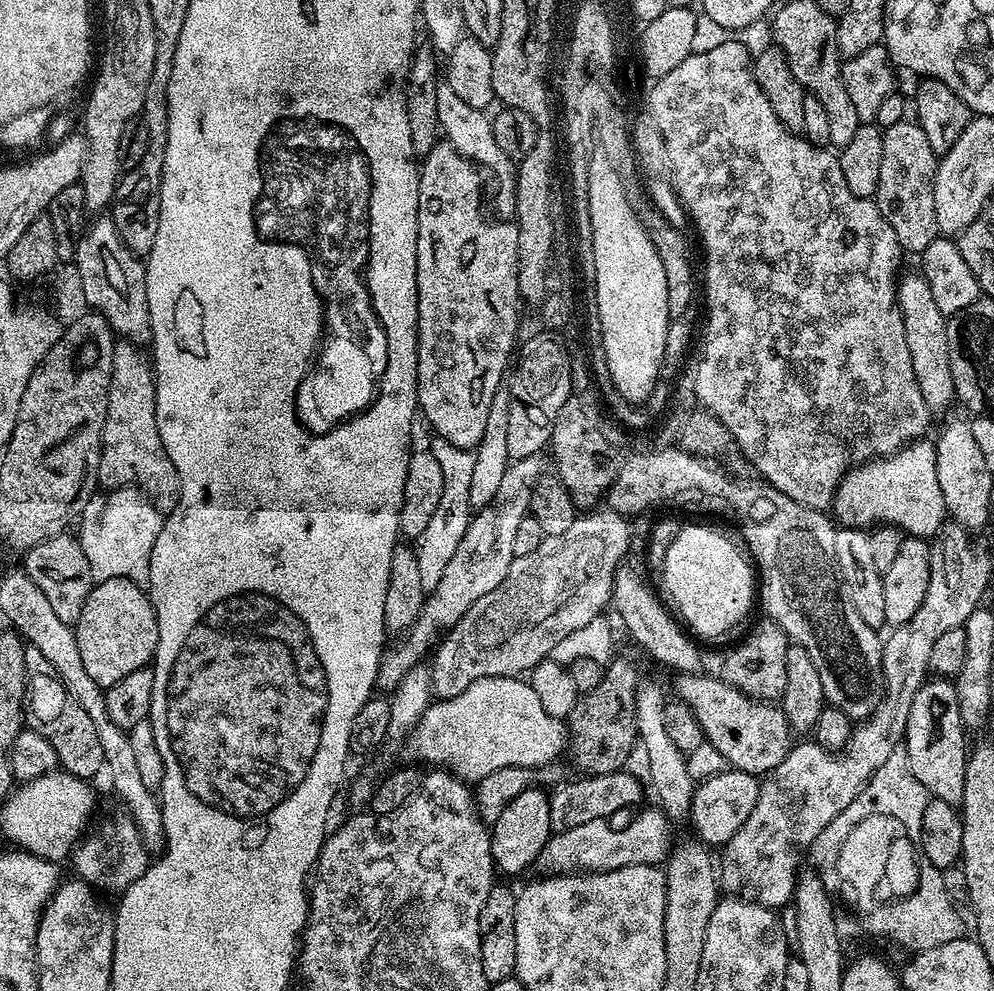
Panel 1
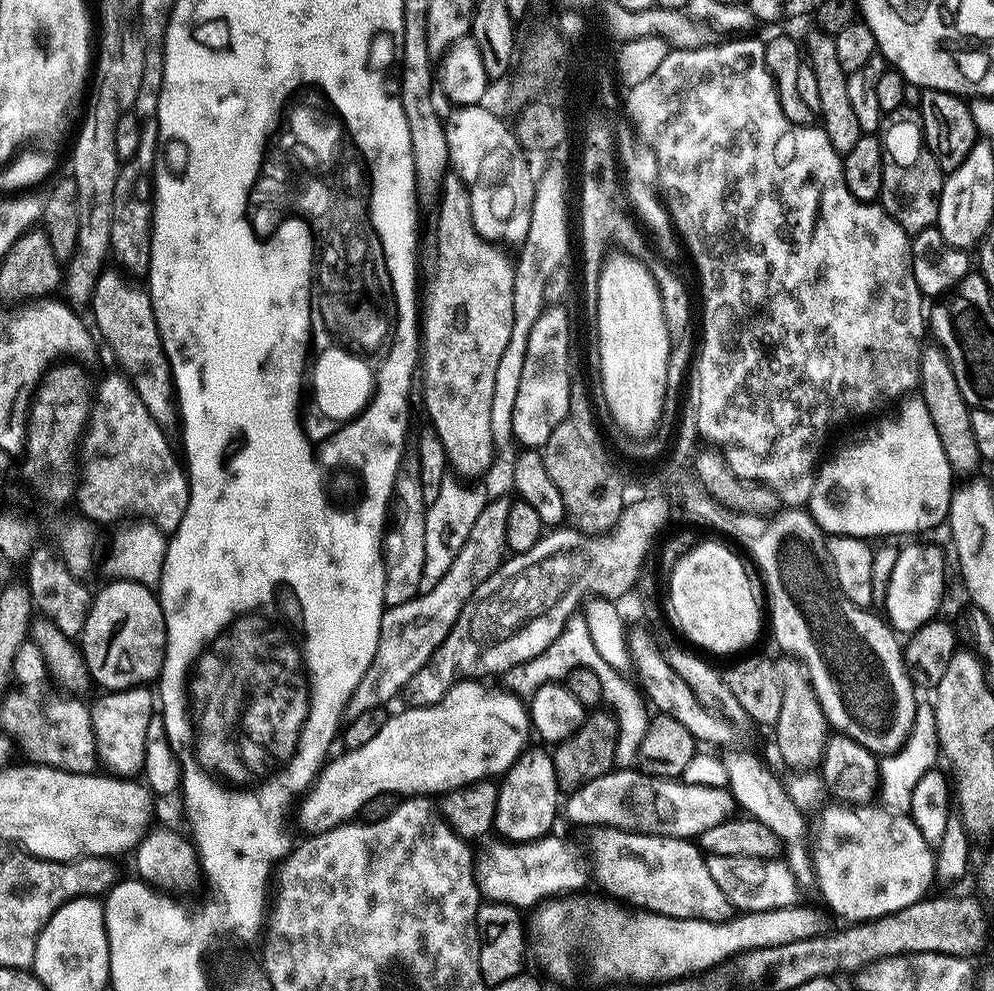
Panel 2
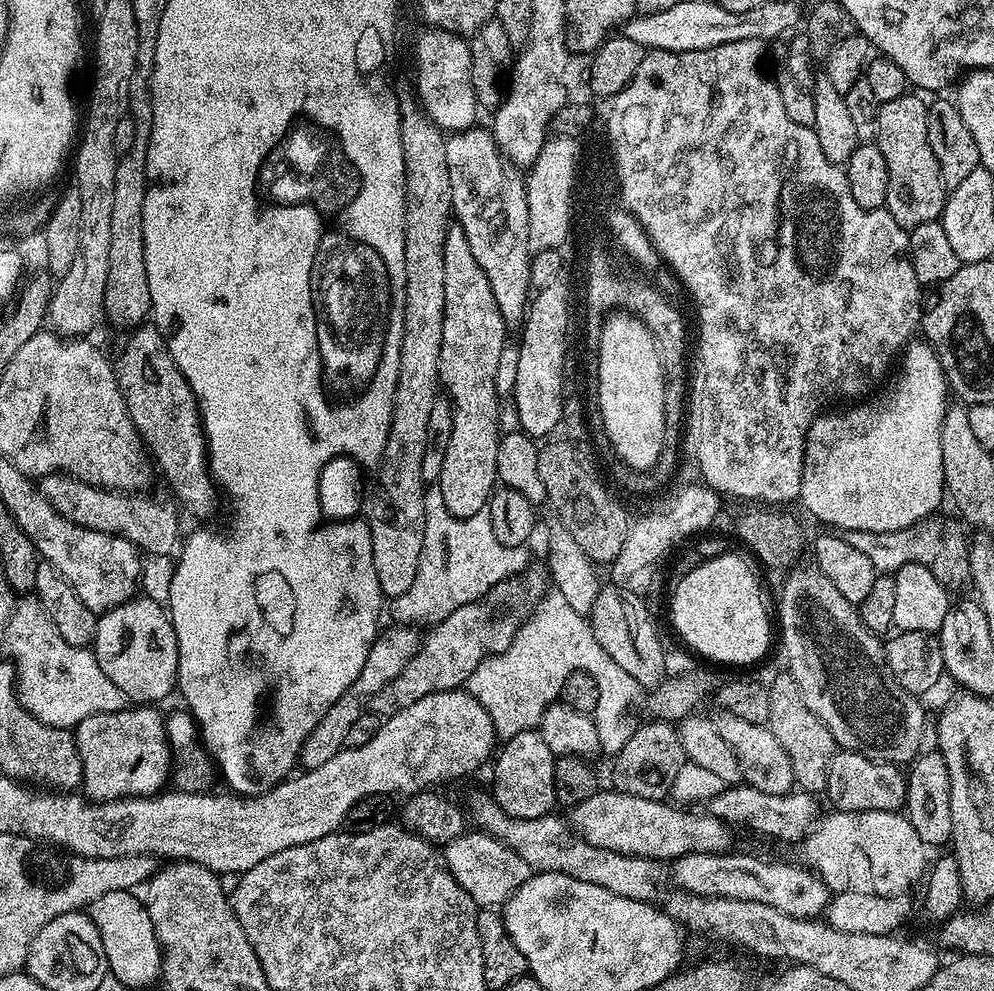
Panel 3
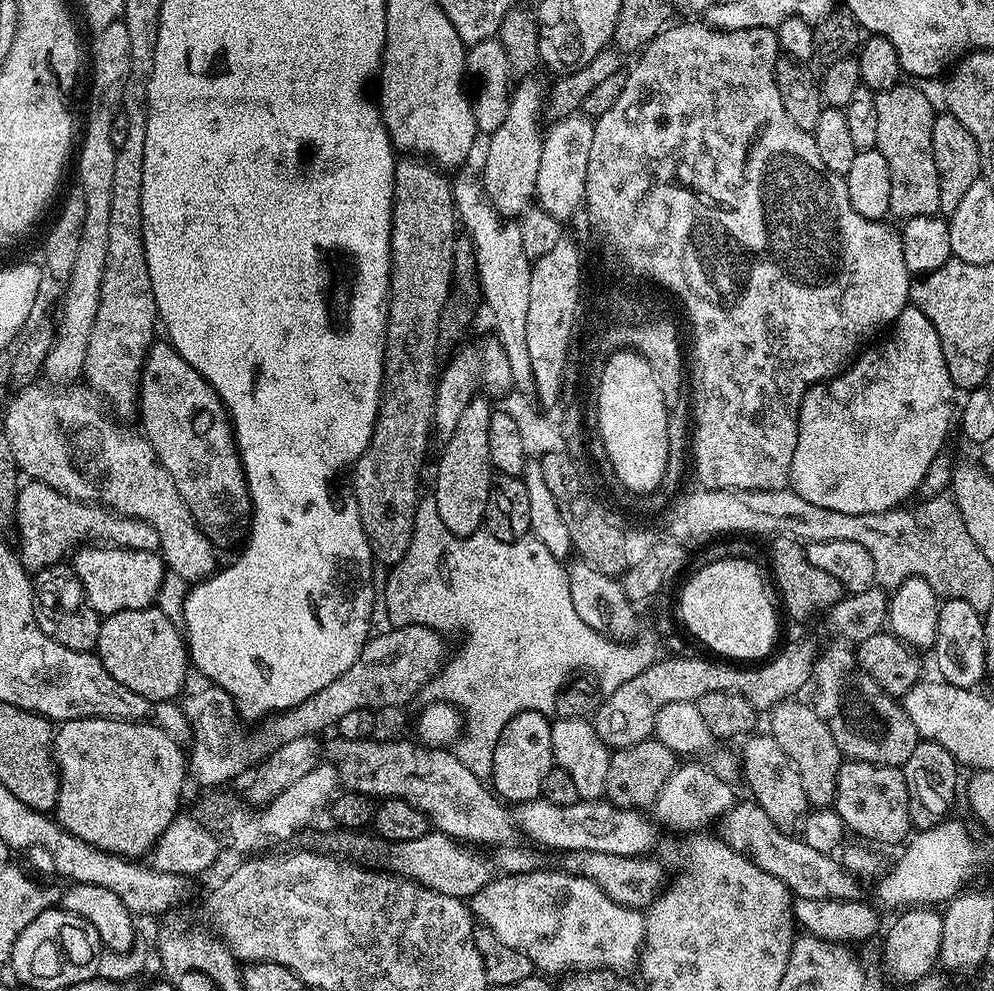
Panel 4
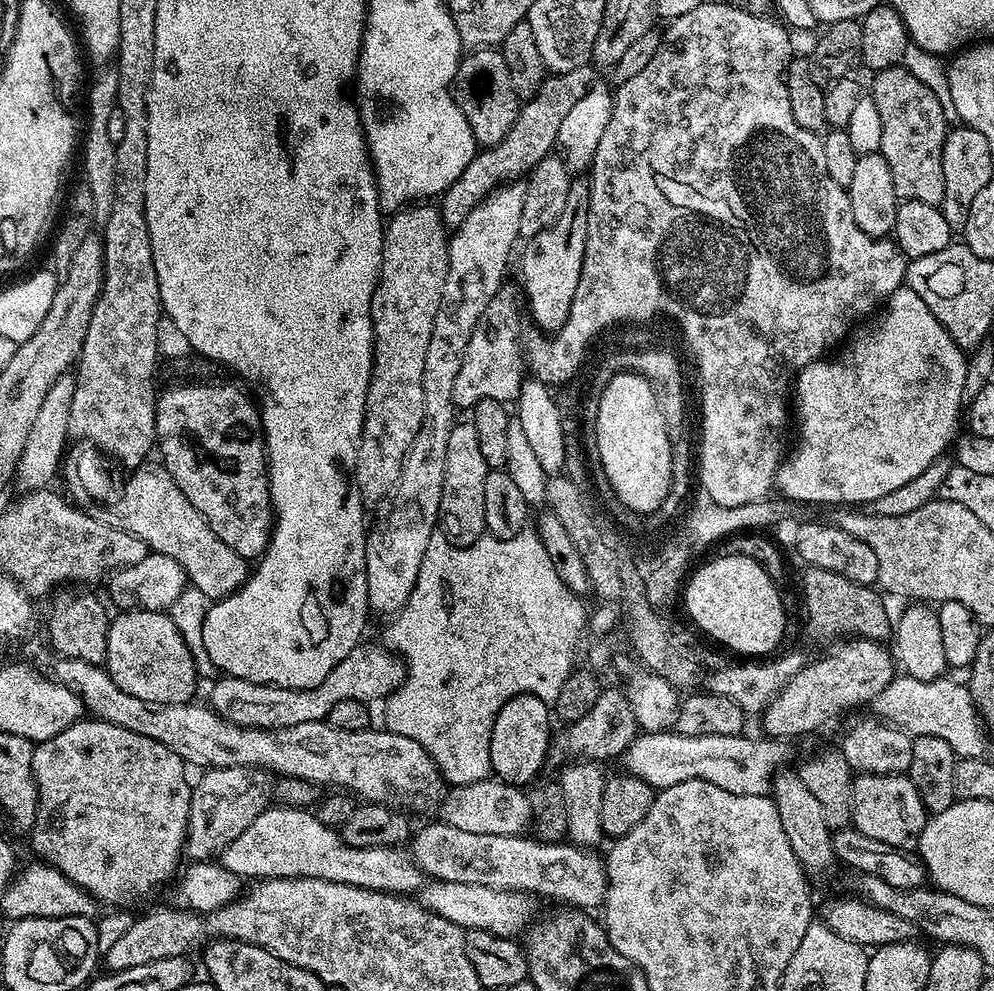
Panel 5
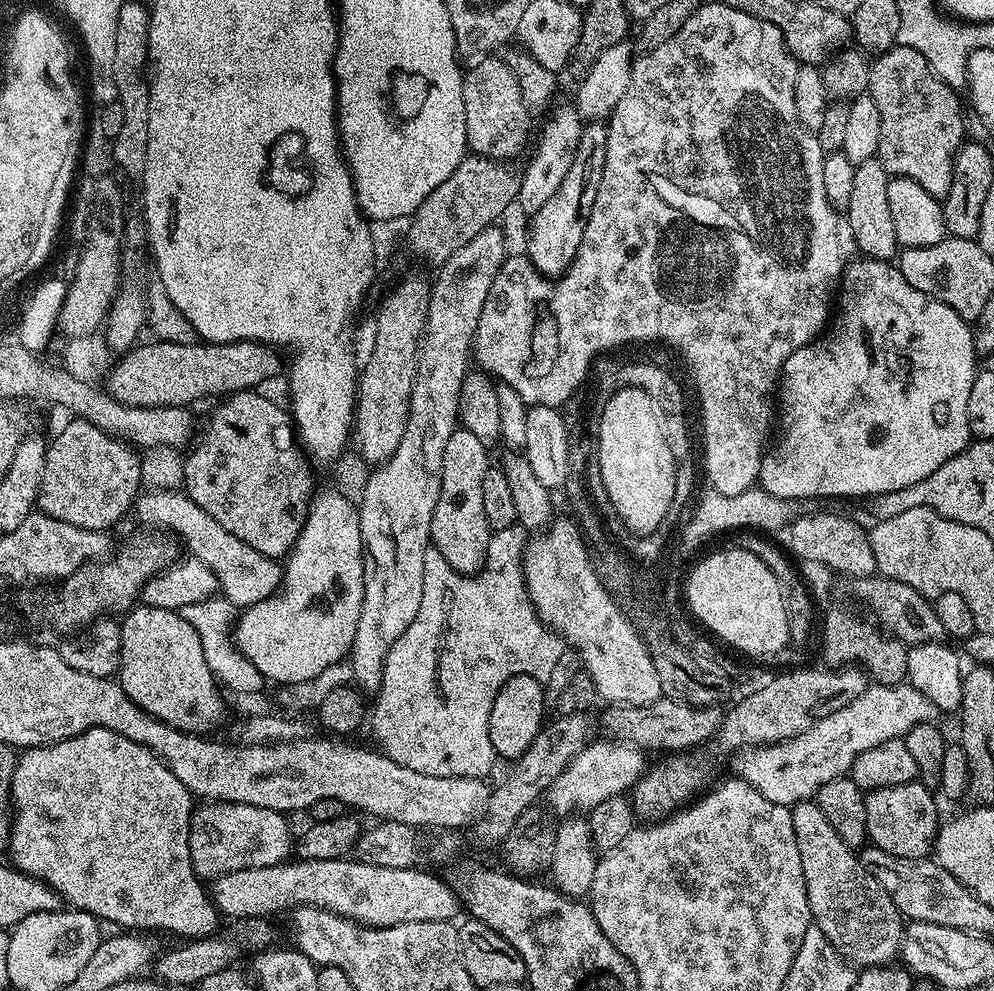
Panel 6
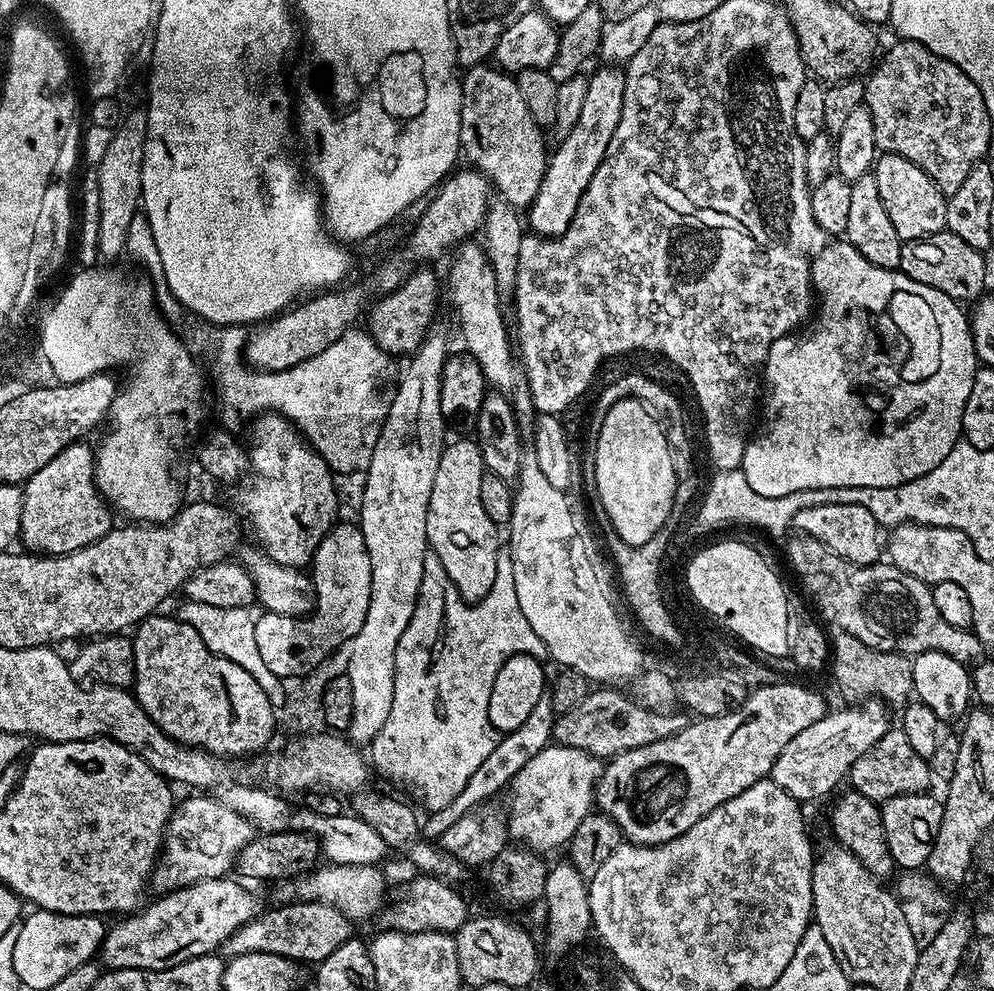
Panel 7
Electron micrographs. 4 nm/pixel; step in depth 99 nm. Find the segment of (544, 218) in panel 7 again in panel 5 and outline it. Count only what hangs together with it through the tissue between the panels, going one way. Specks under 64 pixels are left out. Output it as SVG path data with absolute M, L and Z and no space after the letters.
M584 178L573 179L570 194L566 194L566 206L562 214L542 234L527 237L524 253L520 256L520 276L524 279L524 292L528 295L528 306L532 310L532 320L539 331L555 334L566 322L570 314L570 302L574 302L574 290L578 290L578 278L582 274L582 258L586 250L586 230L588 229L588 207L590 206L590 186Z

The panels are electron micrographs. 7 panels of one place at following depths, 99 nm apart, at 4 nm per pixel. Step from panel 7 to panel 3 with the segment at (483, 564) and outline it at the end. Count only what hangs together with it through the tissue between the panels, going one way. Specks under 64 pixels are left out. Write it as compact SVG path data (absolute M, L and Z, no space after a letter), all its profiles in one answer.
M459 226L449 227L446 246L442 250L442 274L446 274L446 302L442 318L442 350L440 351L440 382L452 406L452 433L450 446L446 446L446 458L442 458L442 474L438 487L446 510L458 518L470 518L485 511L494 489L498 484L496 463L498 462L498 442L502 431L499 414L502 407L501 397L496 394L494 374L498 370L498 358L506 346L504 340L510 331L505 323L498 302L495 301L490 281L466 240L466 234Z

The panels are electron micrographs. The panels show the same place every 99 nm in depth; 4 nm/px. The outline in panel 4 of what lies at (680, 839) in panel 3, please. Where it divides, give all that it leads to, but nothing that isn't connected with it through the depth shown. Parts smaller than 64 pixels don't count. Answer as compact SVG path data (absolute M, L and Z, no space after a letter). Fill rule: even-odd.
M545 799L527 800L511 805L512 823L536 844L557 848L560 854L570 852L601 852L615 856L644 856L656 844L657 825L643 811L619 808L607 799L578 799L572 805L558 805ZM737 802L718 821L719 839L733 850L747 856L759 868L778 878L792 891L793 897L805 900L854 900L861 895L857 877L849 872L835 855L806 846L802 838L796 840L779 828L755 802Z

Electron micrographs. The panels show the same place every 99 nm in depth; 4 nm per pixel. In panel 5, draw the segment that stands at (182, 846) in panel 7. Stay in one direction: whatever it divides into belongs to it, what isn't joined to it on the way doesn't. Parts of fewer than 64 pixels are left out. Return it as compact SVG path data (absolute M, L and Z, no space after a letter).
M269 806L264 809L234 842L224 847L218 863L241 878L259 882L281 880L291 876L313 876L319 880L342 882L375 892L393 894L417 893L426 883L426 876L407 851L399 847L359 848L345 842L337 829L326 826L315 811L304 806Z

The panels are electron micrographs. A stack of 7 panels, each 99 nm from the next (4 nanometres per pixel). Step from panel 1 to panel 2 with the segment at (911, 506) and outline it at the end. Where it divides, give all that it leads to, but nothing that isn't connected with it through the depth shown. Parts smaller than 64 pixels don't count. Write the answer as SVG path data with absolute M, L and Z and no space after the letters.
M916 394L899 401L896 410L877 432L862 437L857 444L838 449L829 460L827 457L819 465L806 508L815 518L816 525L828 536L896 538L892 536L926 532L947 521L954 491L954 473L939 441L938 430L934 430L934 422L930 422L930 410L926 410L926 402Z

